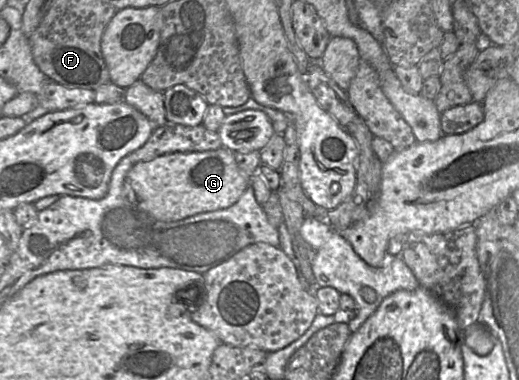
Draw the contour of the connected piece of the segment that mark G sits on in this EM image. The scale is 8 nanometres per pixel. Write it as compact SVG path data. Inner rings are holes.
M221 147L217 150L190 153L171 153L133 165L125 182L135 195L135 204L153 218L175 222L199 213L226 209L235 204L249 187L250 178L245 178L235 162L234 152Z

